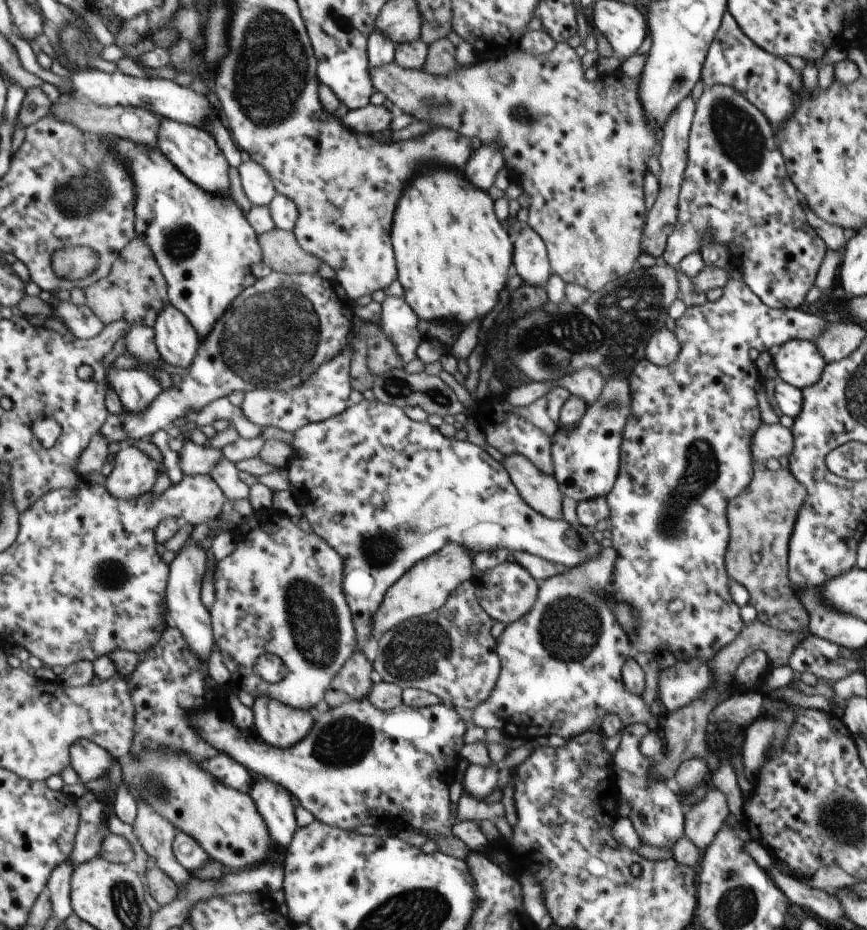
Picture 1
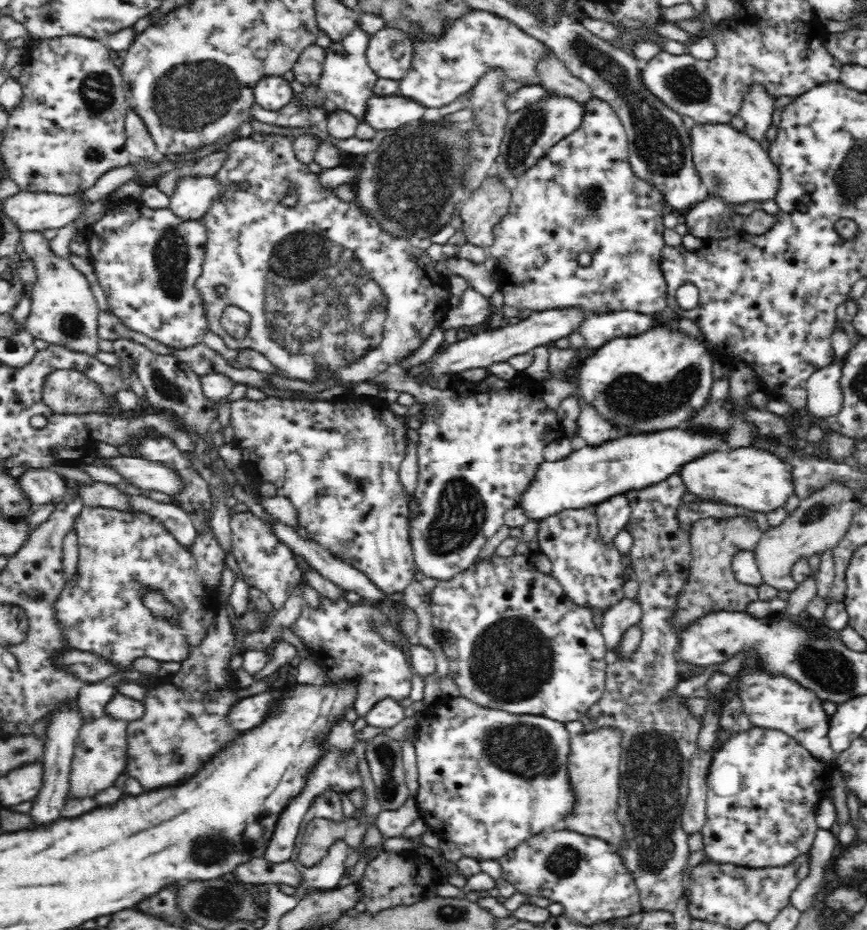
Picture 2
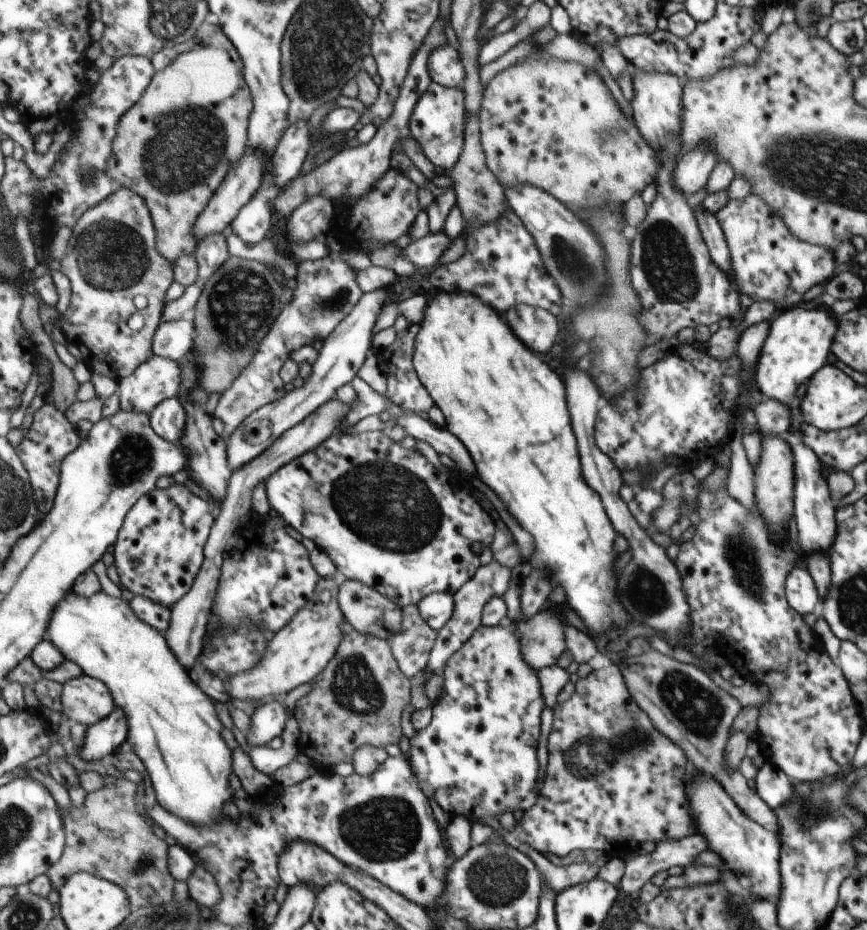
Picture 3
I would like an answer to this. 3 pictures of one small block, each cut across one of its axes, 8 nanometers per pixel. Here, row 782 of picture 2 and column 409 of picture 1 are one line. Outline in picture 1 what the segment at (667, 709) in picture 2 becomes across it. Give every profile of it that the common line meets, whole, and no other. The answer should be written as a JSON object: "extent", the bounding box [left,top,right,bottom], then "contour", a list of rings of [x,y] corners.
{"extent":[373,581,502,713],"contour":[[[466,581],[451,594],[440,609],[388,629],[377,638],[378,648],[373,666],[382,681],[405,689],[422,689],[441,698],[442,704],[470,713],[490,698],[502,673],[502,658],[497,654],[497,640],[492,636],[494,619],[481,606],[476,584]]]}

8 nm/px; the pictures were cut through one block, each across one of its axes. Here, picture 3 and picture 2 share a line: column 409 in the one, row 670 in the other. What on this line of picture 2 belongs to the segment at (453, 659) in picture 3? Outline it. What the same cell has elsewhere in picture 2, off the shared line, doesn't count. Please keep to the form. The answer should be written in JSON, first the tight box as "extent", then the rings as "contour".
{"extent":[736,670,835,768],"contour":[[[754,670],[750,674],[736,674],[738,696],[742,700],[742,708],[752,726],[782,729],[792,735],[800,745],[806,747],[819,761],[835,768],[834,750],[832,750],[827,730],[829,716],[823,711],[822,700],[814,692],[802,687],[786,676],[773,676],[765,670]]]}

